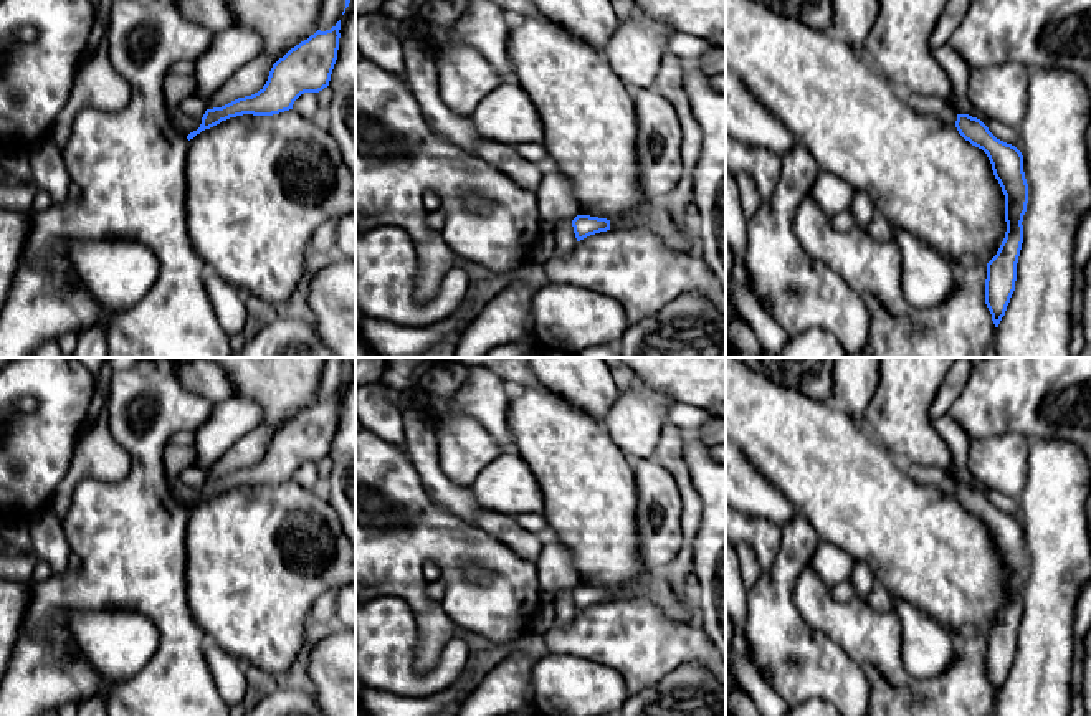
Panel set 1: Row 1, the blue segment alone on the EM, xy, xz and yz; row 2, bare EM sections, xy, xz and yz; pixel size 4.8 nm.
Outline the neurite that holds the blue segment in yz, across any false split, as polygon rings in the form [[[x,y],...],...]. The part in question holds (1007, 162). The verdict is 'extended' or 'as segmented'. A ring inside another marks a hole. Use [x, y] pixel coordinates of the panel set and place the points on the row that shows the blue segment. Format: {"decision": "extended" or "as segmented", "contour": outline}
{"decision": "as segmented", "contour": [[[957,114],[955,127],[965,141],[987,154],[1005,195],[1007,232],[997,255],[987,263],[985,279],[985,304],[998,327],[1015,291],[1017,263],[1023,243],[1022,222],[1028,203],[1023,155],[1015,146],[997,139],[977,117]]]}

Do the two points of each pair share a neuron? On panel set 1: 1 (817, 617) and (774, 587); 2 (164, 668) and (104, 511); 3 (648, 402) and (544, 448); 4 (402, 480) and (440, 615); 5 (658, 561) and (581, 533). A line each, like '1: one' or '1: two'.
1: two
2: one
3: two
4: one
5: two

